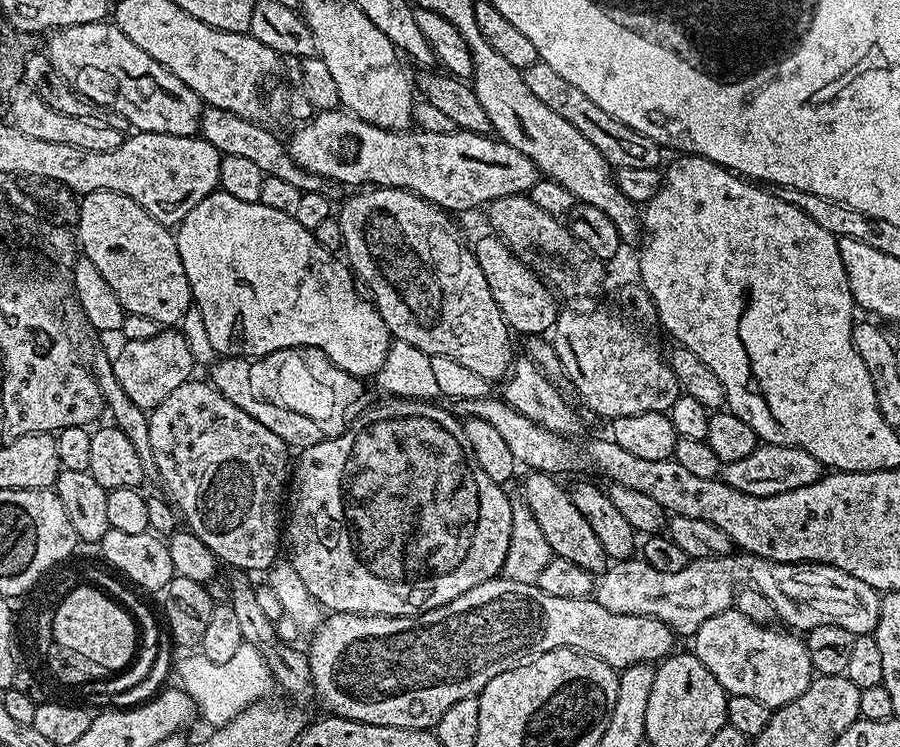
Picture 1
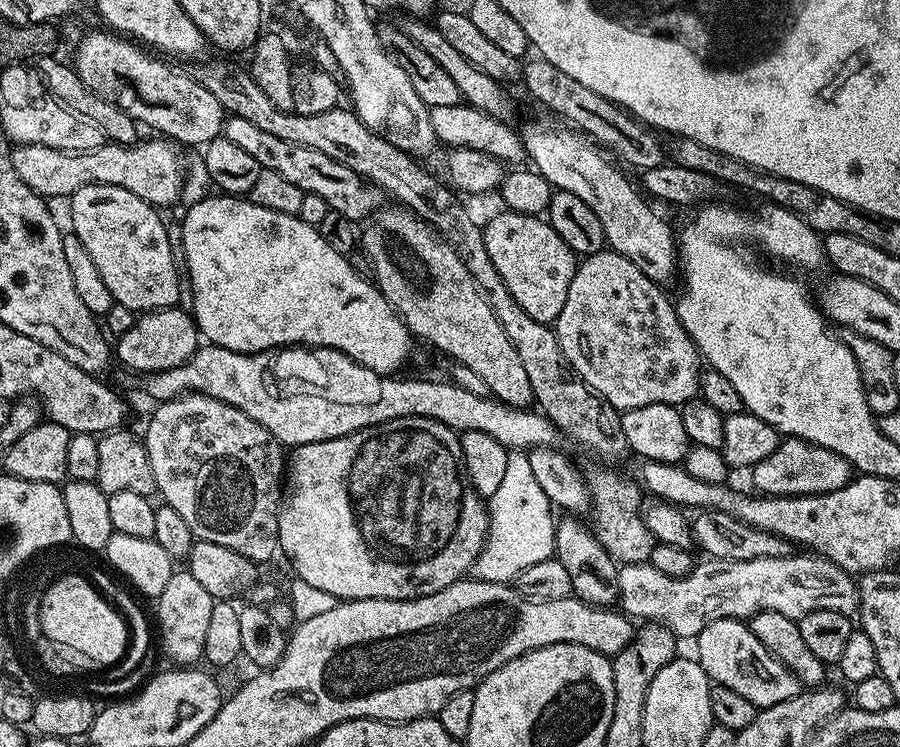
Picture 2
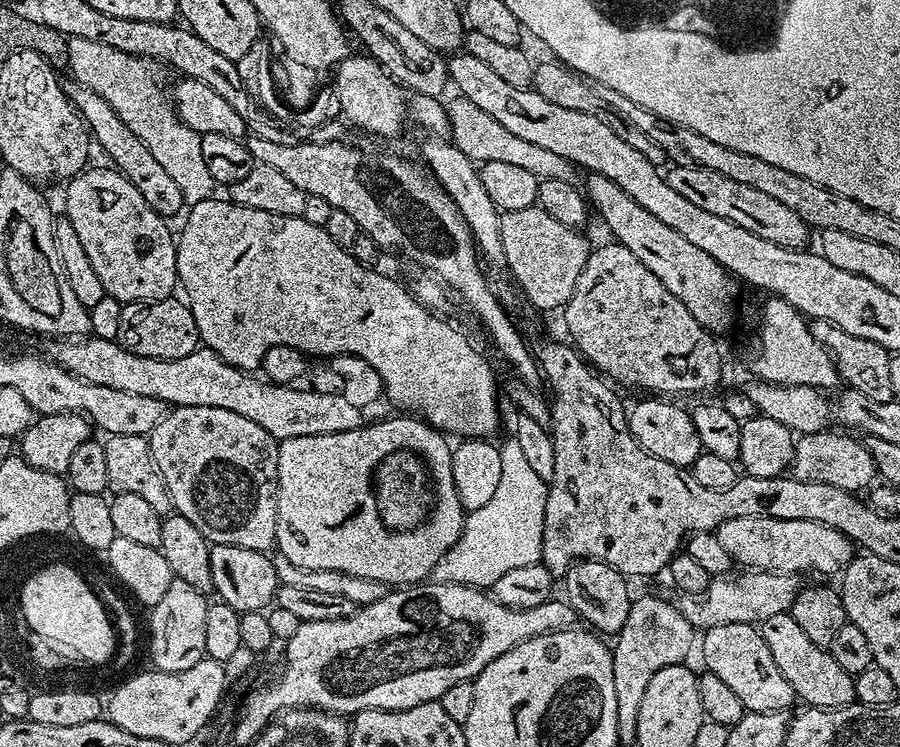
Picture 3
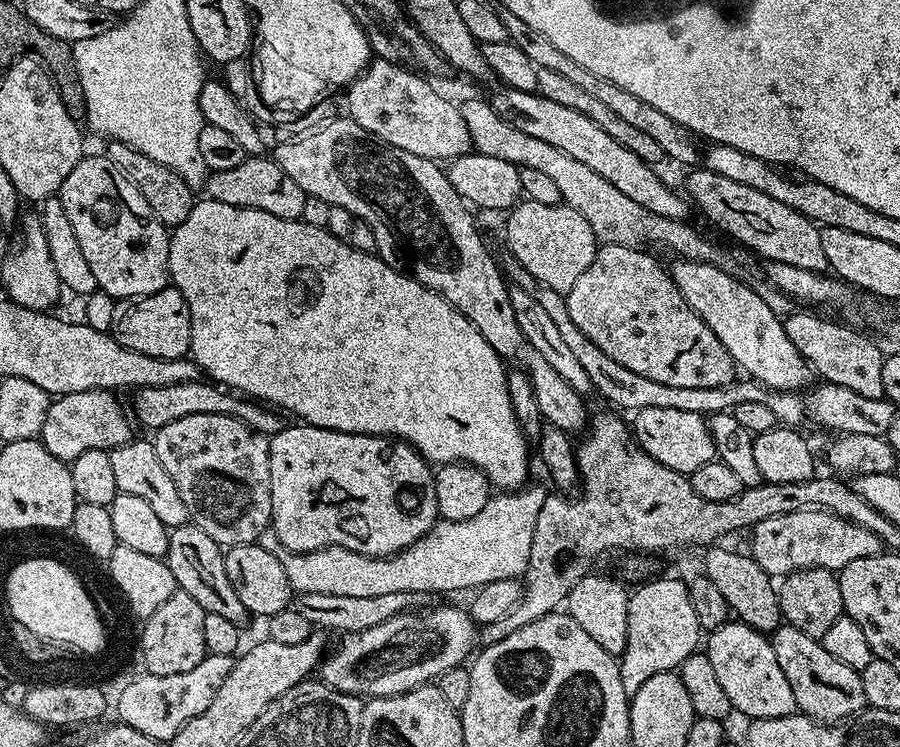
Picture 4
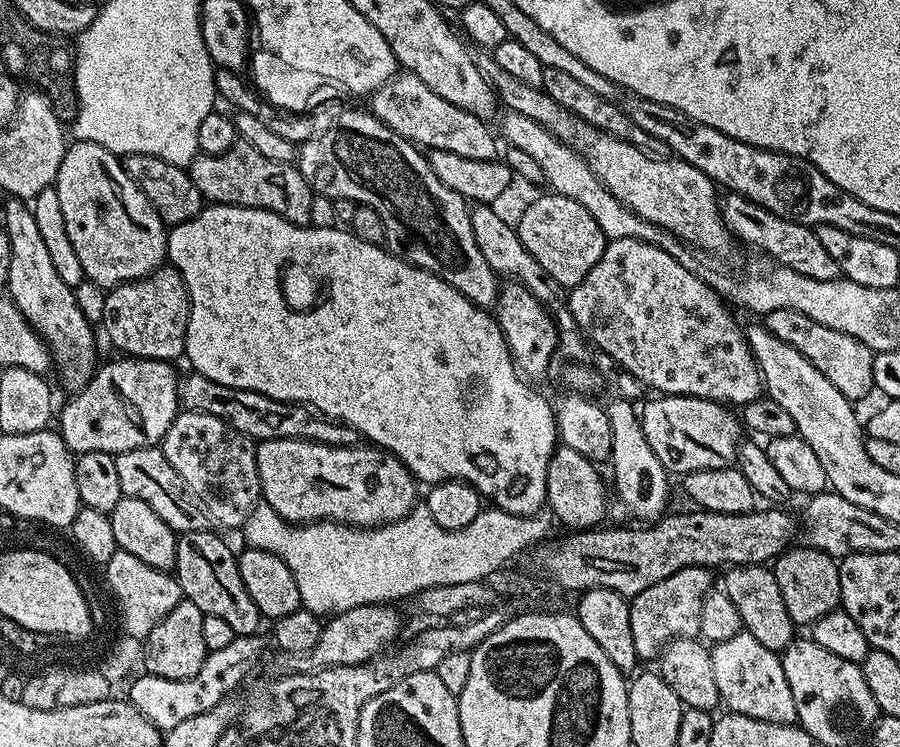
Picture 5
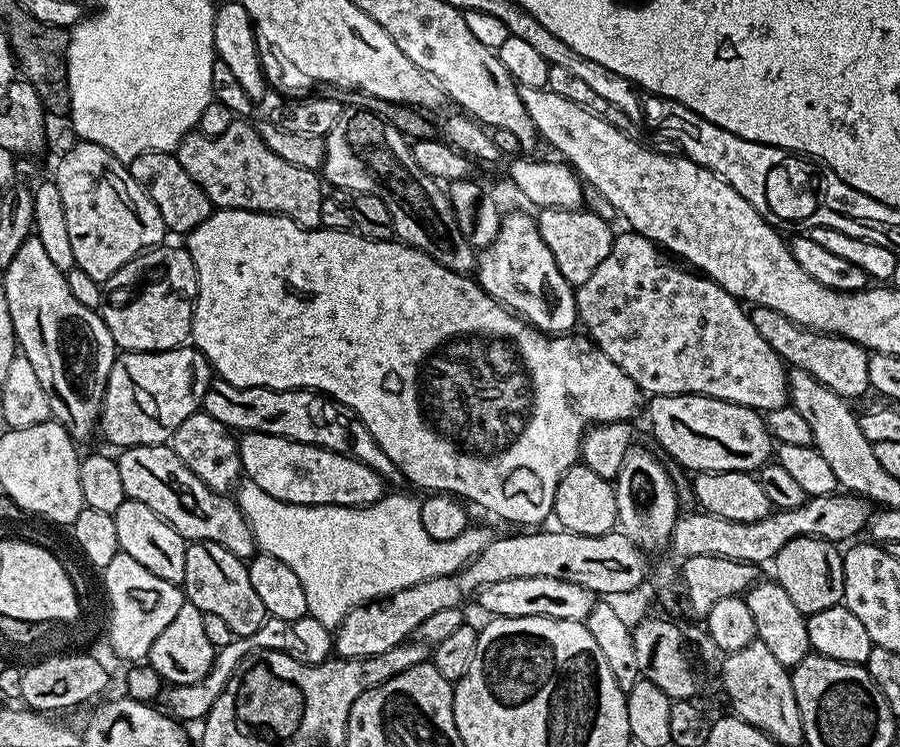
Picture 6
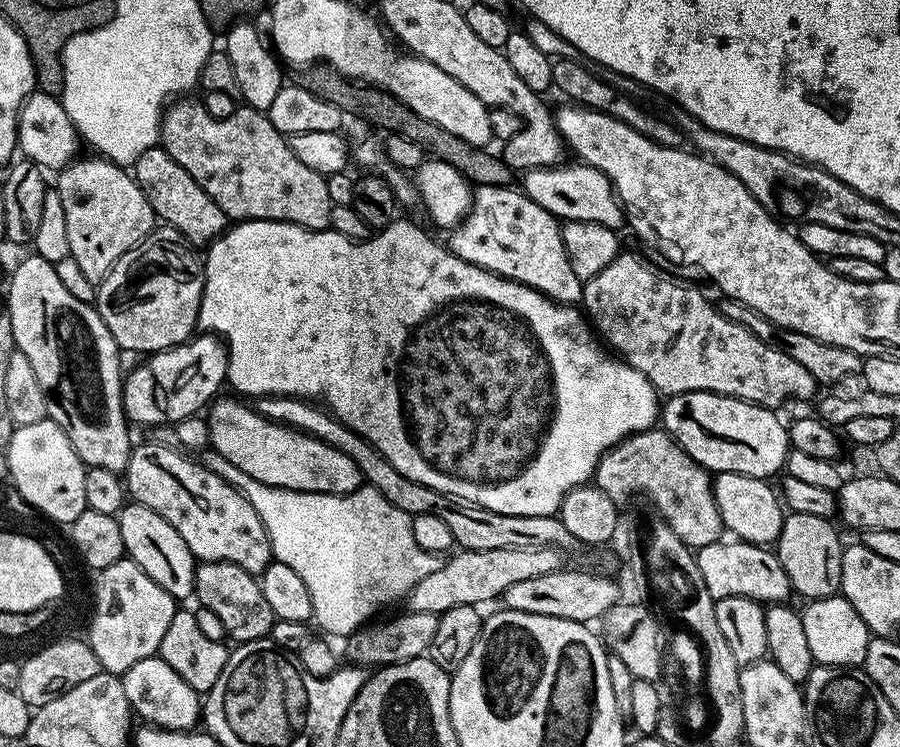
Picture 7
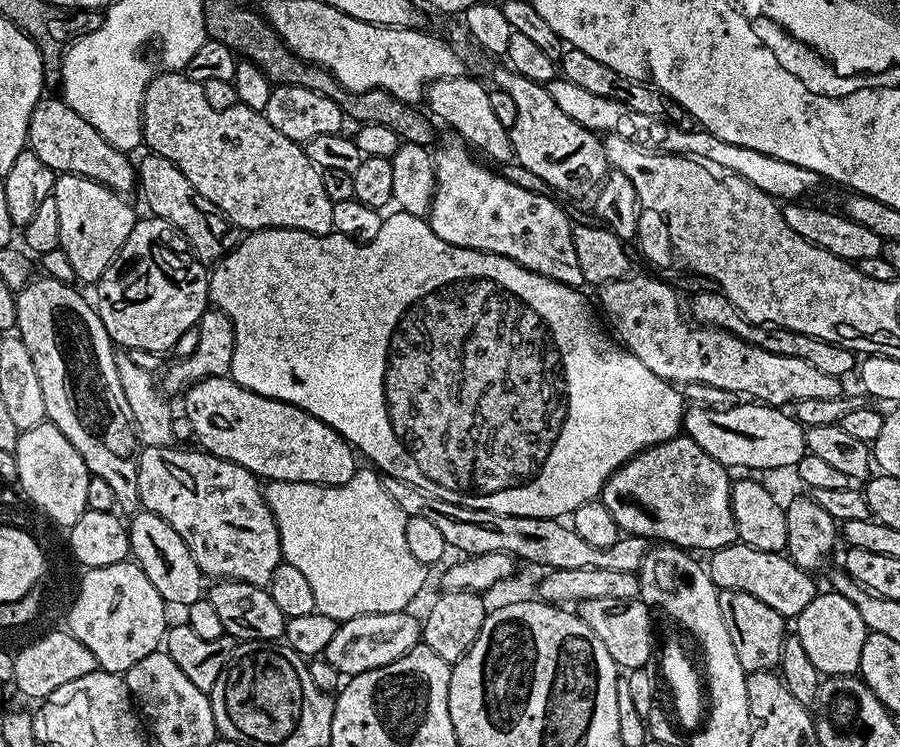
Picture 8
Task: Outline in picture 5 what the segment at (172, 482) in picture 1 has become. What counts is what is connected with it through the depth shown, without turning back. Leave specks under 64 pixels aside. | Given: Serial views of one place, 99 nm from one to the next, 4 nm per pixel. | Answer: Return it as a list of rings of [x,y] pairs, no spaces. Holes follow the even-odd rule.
[[[181,411],[174,418],[170,430],[166,430],[162,447],[166,462],[170,462],[170,466],[182,474],[182,482],[194,490],[209,521],[224,528],[243,529],[246,518],[250,518],[262,500],[253,440],[222,422],[222,418]]]

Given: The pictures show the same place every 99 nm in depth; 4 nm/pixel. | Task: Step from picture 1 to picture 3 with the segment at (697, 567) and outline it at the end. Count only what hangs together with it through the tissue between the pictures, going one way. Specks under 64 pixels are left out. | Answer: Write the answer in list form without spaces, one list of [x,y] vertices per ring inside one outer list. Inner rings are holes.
[[[744,570],[741,571],[739,574],[741,576],[734,576],[735,574],[727,574],[719,578],[713,579],[708,589],[705,590],[704,594],[700,596],[699,599],[697,599],[695,602],[689,603],[692,605],[690,605],[689,608],[686,608],[686,615],[689,622],[692,624],[693,629],[707,630],[709,628],[713,628],[714,626],[730,626],[731,624],[750,624],[756,626],[759,625],[761,620],[770,618],[770,614],[782,614],[783,612],[792,611],[792,604],[794,603],[794,601],[796,601],[796,595],[800,593],[800,589],[802,587],[801,581],[796,581],[799,579],[797,579],[795,575],[785,574],[783,572],[757,572],[755,570]]]

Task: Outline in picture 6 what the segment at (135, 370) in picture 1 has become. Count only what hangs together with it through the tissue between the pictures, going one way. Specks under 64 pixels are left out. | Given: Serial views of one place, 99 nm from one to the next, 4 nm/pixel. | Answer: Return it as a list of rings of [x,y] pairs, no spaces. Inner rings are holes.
[[[157,246],[141,252],[122,270],[103,281],[103,295],[100,298],[99,314],[106,322],[117,349],[125,352],[165,352],[179,348],[191,337],[192,310],[196,298],[196,267],[187,247],[168,248]]]

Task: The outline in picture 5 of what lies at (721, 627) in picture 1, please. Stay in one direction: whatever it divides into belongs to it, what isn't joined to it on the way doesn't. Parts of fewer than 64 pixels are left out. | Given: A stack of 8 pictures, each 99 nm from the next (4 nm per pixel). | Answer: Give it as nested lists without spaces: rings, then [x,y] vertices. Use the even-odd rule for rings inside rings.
[[[747,631],[734,634],[727,642],[716,642],[710,648],[714,662],[714,683],[718,686],[721,705],[728,712],[737,712],[762,722],[796,724],[794,694],[790,694],[790,682],[782,670],[777,653],[762,646],[754,634]]]

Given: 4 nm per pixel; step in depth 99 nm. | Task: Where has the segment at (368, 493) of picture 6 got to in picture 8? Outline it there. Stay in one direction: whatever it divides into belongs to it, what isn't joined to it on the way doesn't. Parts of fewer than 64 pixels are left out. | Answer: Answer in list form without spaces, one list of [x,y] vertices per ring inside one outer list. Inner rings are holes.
[[[211,376],[200,380],[183,393],[183,415],[190,418],[192,436],[200,439],[199,447],[211,456],[234,462],[250,470],[257,478],[310,482],[311,484],[345,484],[358,470],[357,453],[344,437],[339,436],[326,422],[314,418],[306,410],[262,394],[246,390],[238,381],[228,376]]]

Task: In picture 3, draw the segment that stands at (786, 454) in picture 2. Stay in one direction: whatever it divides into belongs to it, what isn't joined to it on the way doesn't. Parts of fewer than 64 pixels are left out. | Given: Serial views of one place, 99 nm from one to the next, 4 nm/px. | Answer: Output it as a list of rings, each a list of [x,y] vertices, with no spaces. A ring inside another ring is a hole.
[[[825,430],[796,436],[796,449],[794,450],[794,458],[792,459],[792,467],[790,469],[791,475],[799,480],[805,480],[806,482],[814,482],[817,480],[826,486],[838,486],[842,490],[857,494],[863,493],[863,488],[870,487],[869,489],[871,489],[873,487],[872,479],[875,481],[878,473],[876,463],[870,454],[867,443],[855,435],[847,434],[848,436],[843,436],[842,433],[834,431]]]

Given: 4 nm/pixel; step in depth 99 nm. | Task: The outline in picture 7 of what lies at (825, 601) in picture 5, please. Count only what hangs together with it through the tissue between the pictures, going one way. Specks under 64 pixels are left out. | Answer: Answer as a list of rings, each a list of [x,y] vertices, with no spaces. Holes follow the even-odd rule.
[[[788,512],[784,517],[782,534],[776,540],[774,551],[778,562],[782,562],[782,570],[786,570],[786,578],[790,578],[793,593],[797,597],[804,596],[805,601],[821,600],[839,593],[845,545],[840,544],[834,525],[832,520],[818,518],[818,514]]]

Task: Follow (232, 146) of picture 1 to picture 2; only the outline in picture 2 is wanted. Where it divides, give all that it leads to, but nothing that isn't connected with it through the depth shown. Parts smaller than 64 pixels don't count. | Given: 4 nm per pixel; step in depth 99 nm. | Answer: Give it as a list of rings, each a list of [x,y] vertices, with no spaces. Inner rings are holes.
[[[234,115],[225,119],[222,134],[227,140],[234,142],[234,146],[246,150],[246,154],[251,154],[259,162],[261,169],[274,170],[274,174],[282,174],[282,178],[294,182],[294,186],[298,186],[302,191],[326,198],[329,209],[344,214],[350,221],[367,221],[374,210],[381,207],[382,193],[379,188],[369,184],[364,177],[359,176],[352,168],[347,168],[342,162],[322,154],[322,150],[310,150],[294,142],[285,142],[266,130],[258,130],[254,122]]]

